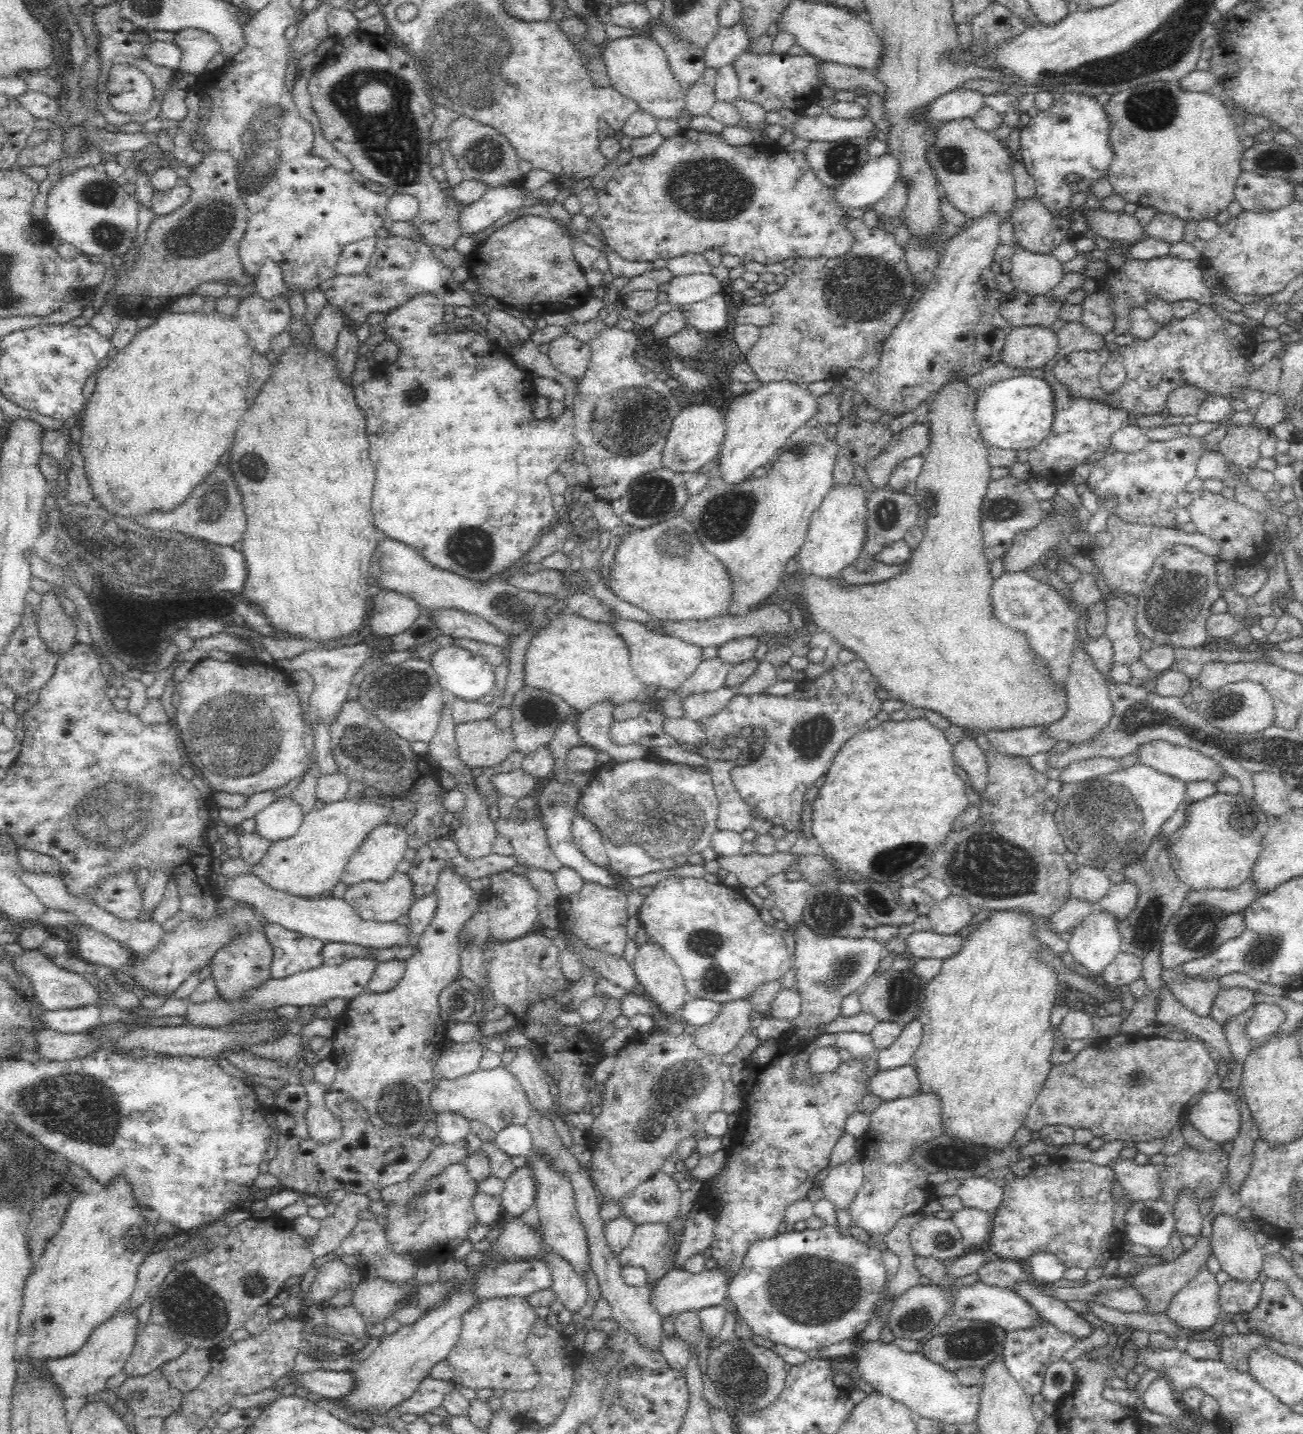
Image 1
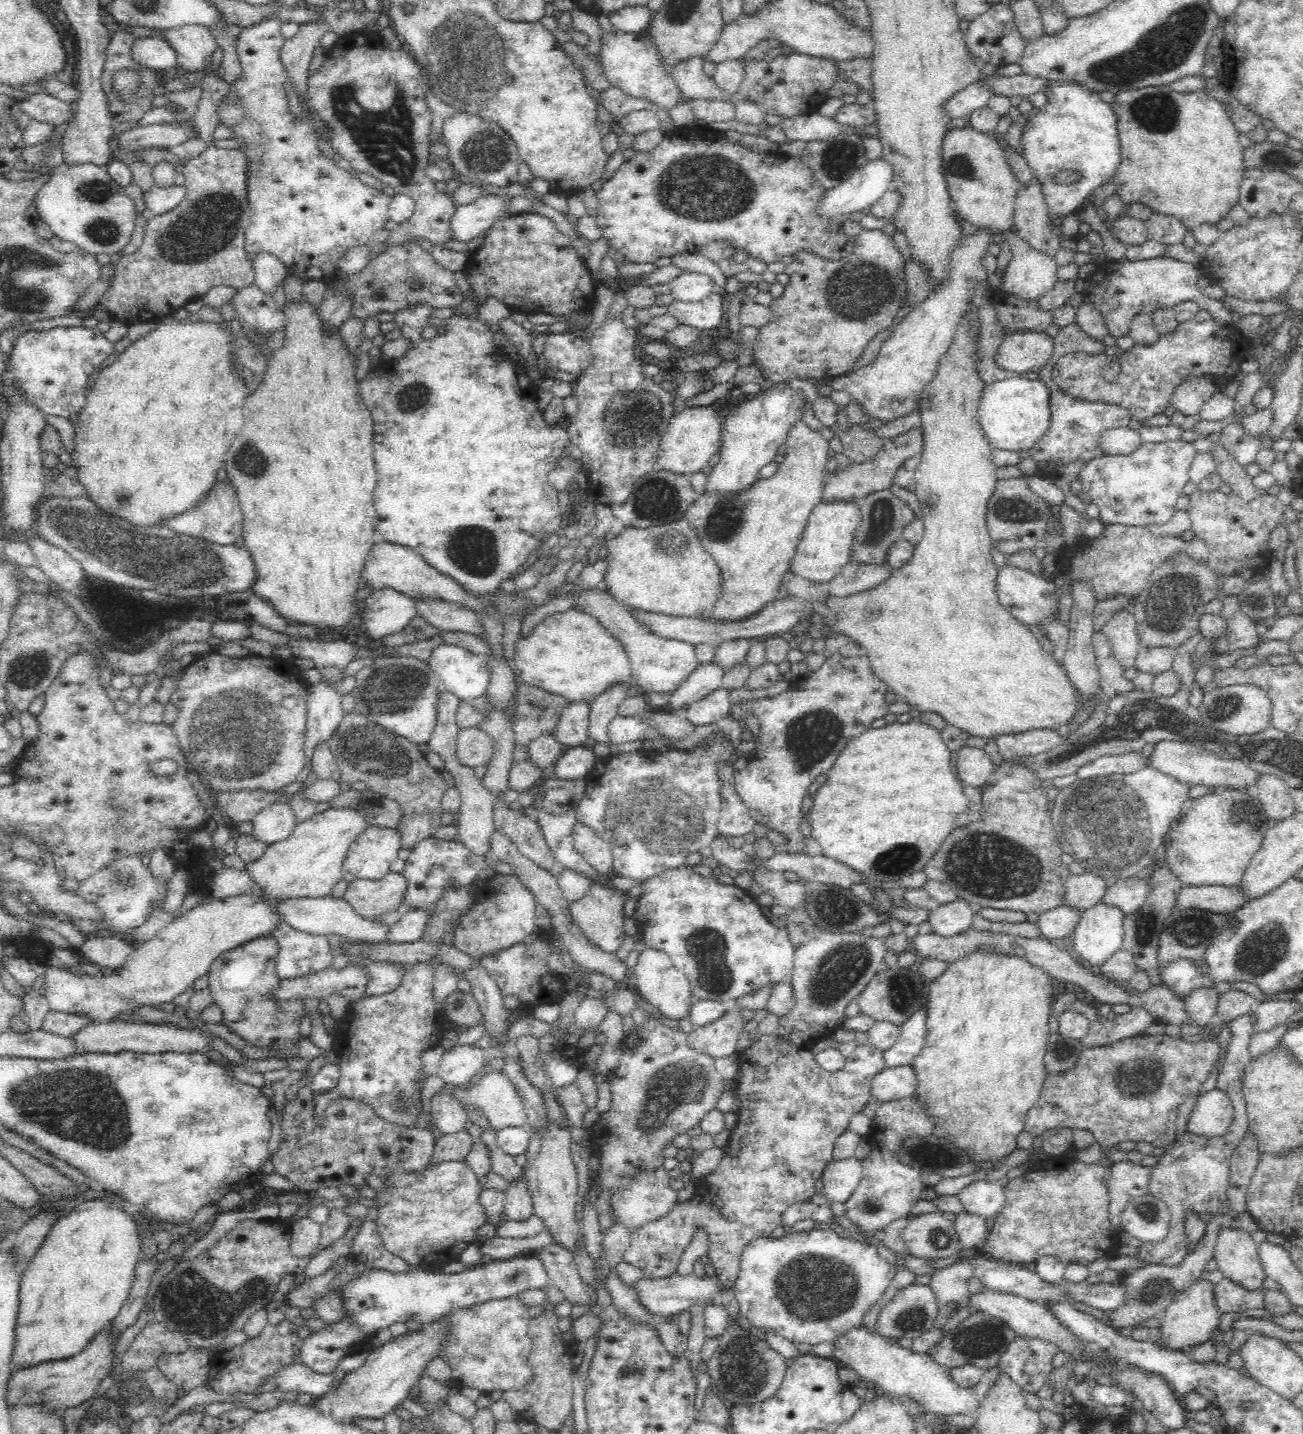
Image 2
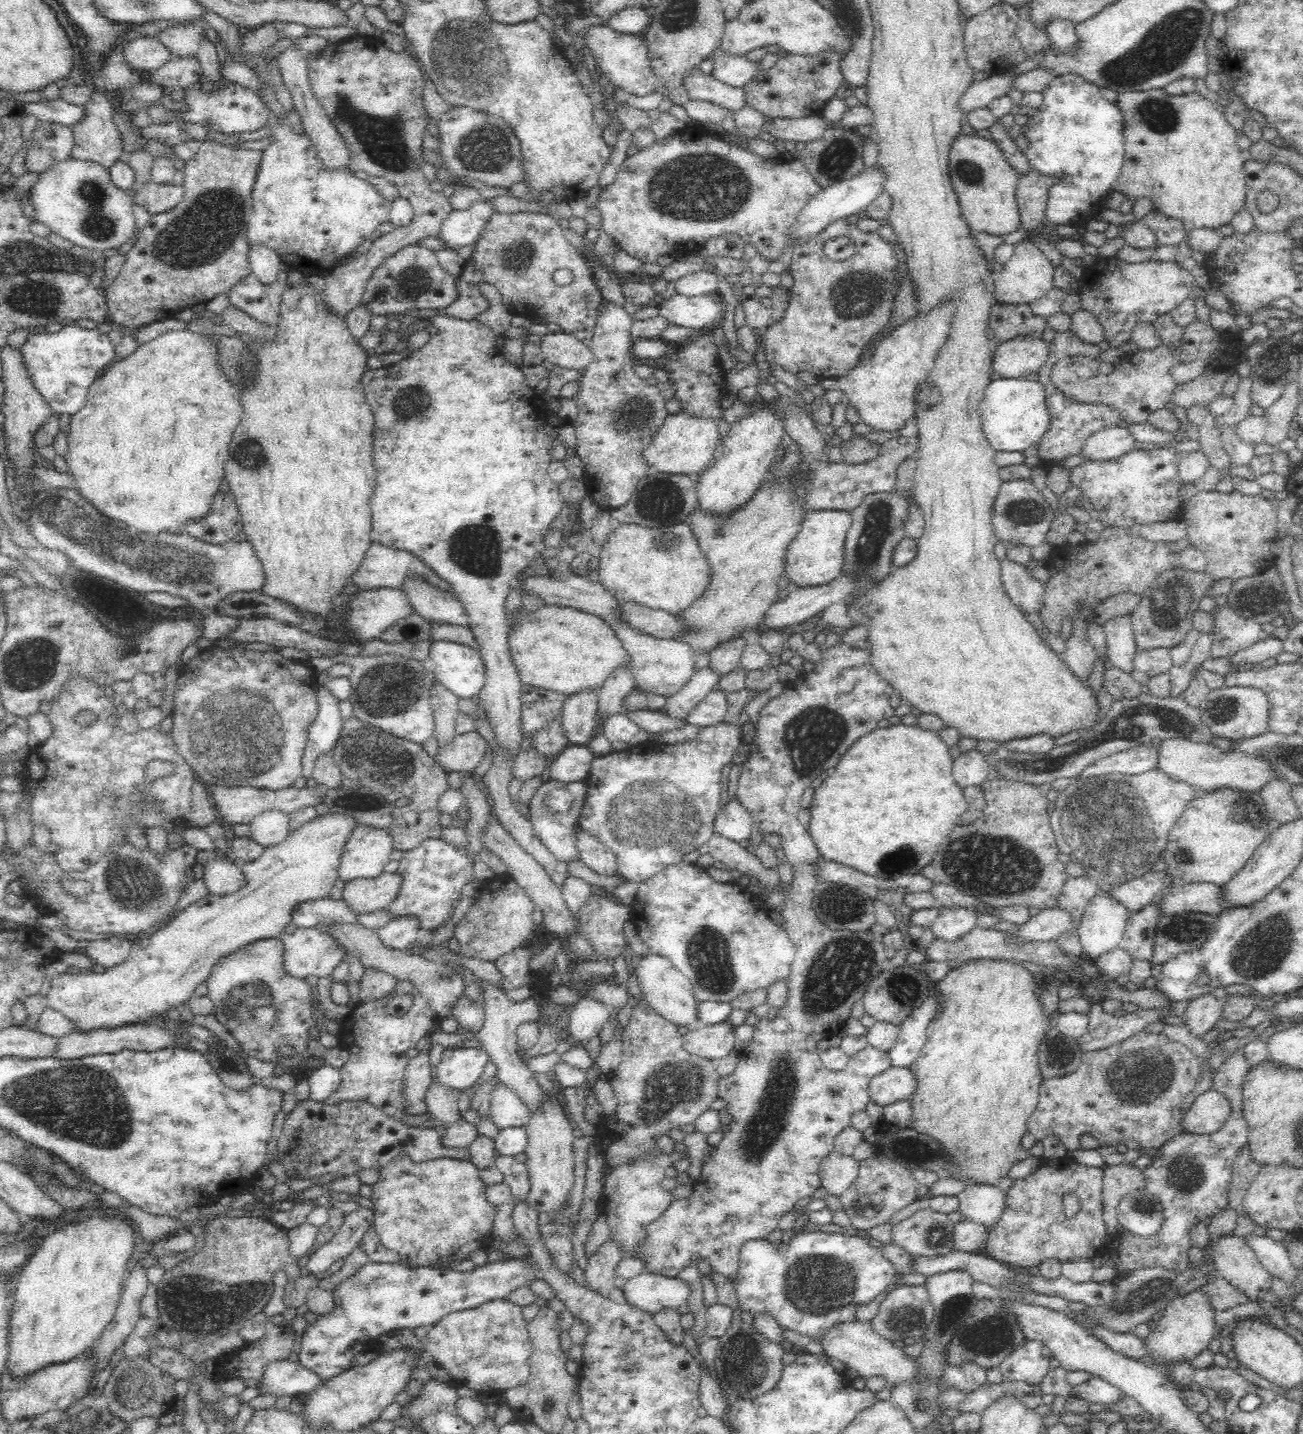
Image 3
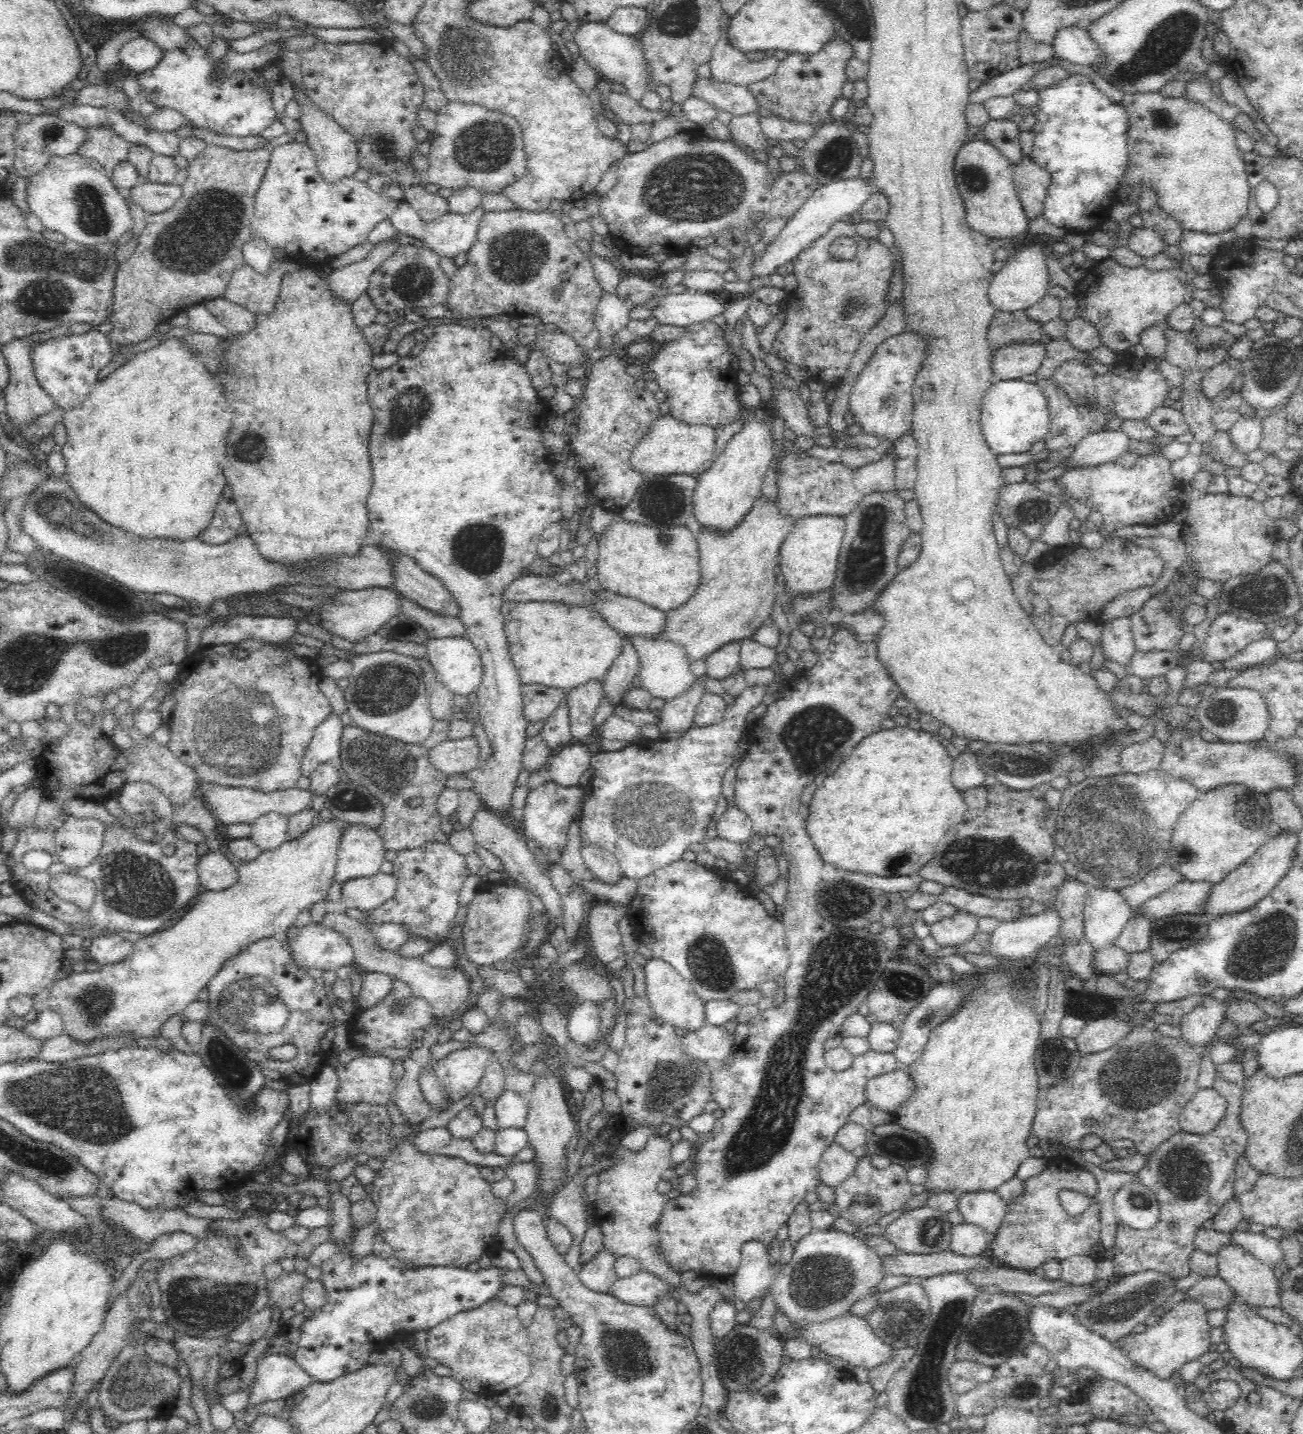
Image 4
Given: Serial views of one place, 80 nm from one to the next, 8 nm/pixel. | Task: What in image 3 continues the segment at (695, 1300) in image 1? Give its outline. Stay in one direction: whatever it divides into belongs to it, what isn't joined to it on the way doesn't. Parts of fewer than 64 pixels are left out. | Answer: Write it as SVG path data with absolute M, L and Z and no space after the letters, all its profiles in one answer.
M652 1273L638 1276L621 1283L626 1302L648 1313L676 1309L686 1304L690 1285L682 1279Z

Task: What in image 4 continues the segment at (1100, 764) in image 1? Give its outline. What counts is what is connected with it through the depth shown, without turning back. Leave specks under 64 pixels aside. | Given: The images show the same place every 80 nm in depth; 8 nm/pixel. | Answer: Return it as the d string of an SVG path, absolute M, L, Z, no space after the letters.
M1148 738L1146 742L1138 742L1120 752L1120 765L1126 774L1140 774L1160 768L1165 744L1158 738Z

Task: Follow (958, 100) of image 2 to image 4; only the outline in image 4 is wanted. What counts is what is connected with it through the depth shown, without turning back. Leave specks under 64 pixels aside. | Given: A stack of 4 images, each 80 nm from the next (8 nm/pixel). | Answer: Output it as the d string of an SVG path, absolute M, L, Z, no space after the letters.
M1020 65L1014 70L991 76L990 80L982 82L976 90L970 90L968 102L969 104L984 104L985 100L995 96L1012 95L1036 74L1036 70L1038 68L1034 69L1032 65Z

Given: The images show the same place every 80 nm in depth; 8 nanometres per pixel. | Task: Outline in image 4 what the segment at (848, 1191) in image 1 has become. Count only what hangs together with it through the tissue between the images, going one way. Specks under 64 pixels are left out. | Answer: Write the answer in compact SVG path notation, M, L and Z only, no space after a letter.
M832 1143L823 1153L819 1162L819 1181L834 1190L854 1174L857 1158L852 1152Z

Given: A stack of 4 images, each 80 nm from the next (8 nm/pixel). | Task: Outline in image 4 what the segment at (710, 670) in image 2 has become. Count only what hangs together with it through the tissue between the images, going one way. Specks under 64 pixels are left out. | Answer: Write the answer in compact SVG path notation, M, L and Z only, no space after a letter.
M707 674L695 676L694 682L684 694L676 696L670 700L665 700L659 729L661 733L665 732L684 732L692 724L692 718L700 704L702 695L706 692L706 682L710 680Z

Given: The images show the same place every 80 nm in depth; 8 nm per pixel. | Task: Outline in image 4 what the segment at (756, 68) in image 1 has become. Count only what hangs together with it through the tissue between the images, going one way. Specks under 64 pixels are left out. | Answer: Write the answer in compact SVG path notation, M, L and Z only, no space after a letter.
M826 44L821 52L812 55L789 54L779 63L774 74L770 74L764 80L749 84L747 89L756 99L762 115L778 116L794 123L810 123L816 127L833 123L835 121L830 118L828 113L834 102L840 98L842 86L847 82L844 66L852 56L853 49L848 44Z

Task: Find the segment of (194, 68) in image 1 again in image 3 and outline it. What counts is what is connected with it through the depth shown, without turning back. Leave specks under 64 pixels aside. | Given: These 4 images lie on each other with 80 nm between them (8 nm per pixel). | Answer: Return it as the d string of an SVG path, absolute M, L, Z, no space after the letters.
M203 21L194 24L172 25L157 36L160 42L170 50L173 57L196 58L200 44L204 42L207 26Z

